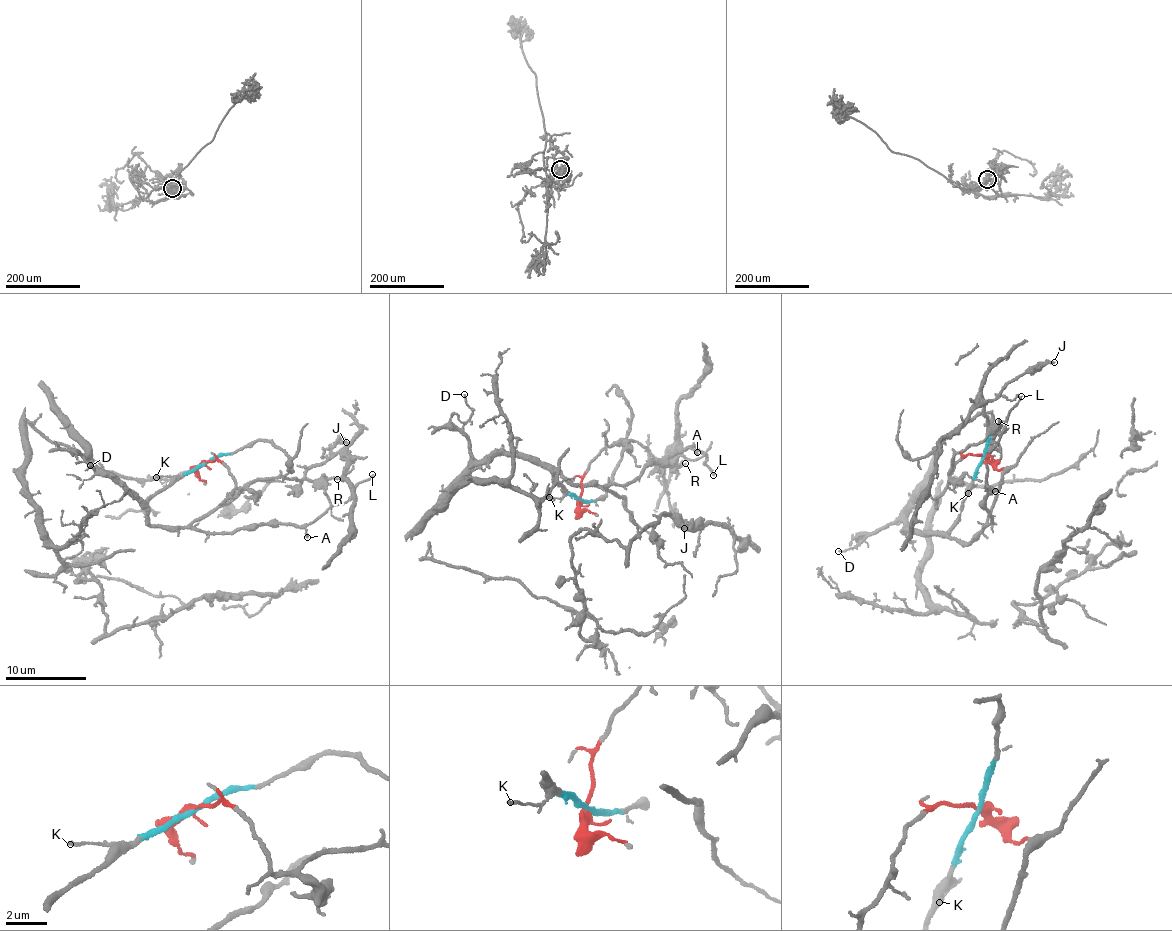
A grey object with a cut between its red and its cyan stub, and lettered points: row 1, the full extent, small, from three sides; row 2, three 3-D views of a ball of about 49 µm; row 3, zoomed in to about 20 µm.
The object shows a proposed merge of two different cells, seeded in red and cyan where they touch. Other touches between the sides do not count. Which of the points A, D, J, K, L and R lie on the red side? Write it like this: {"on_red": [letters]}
{"on_red": ["J", "R"]}

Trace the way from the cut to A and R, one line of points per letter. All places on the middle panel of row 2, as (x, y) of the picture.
A: (580, 499), (564, 492), (554, 474), (585, 487), (624, 487), (646, 466), (665, 463), (689, 448), (697, 453)
R: (580, 499), (581, 479), (591, 460), (613, 445), (635, 440), (650, 449), (657, 462), (677, 467), (685, 463)

